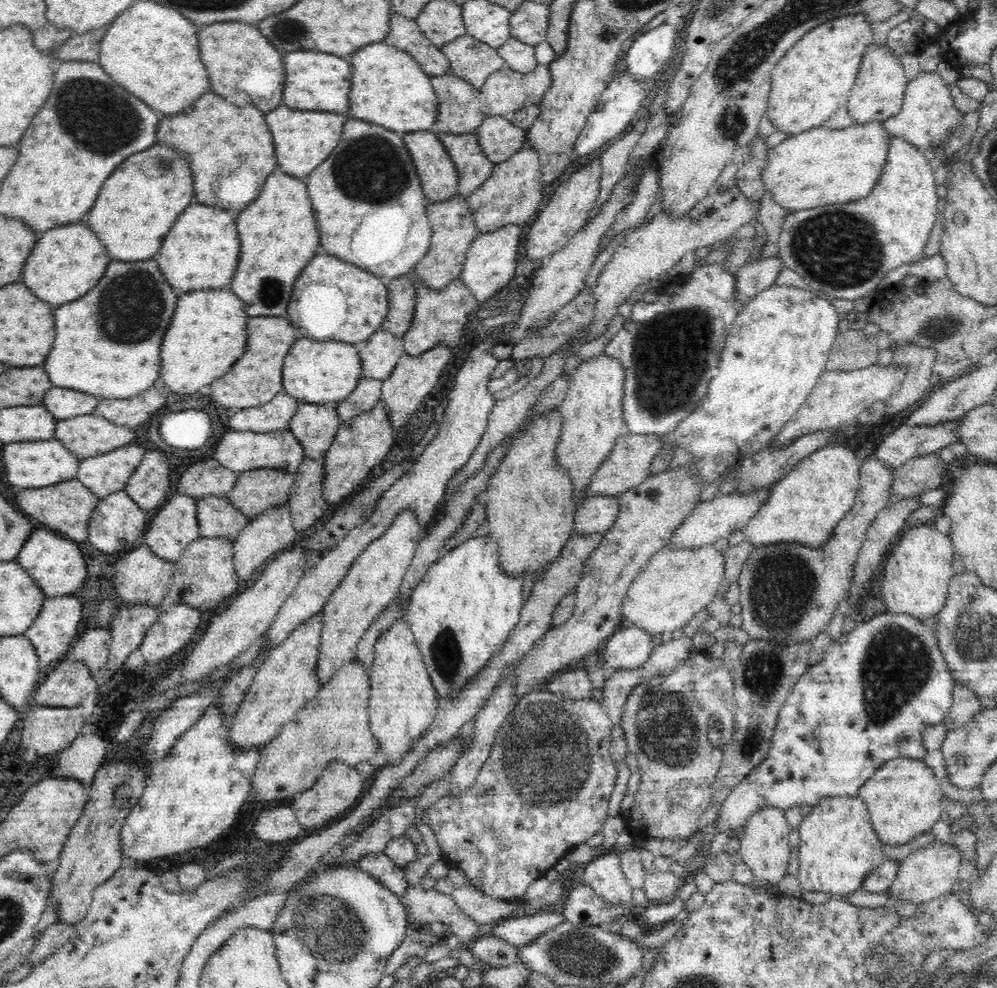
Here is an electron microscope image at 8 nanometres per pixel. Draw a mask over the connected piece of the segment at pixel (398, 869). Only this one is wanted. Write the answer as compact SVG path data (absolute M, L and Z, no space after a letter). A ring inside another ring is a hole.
M386 853L366 854L356 862L358 868L372 875L380 884L401 896L406 894L409 882L402 867L390 860Z

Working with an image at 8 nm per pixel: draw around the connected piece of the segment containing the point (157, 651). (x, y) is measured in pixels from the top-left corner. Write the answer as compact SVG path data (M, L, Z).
M168 603L159 614L159 620L147 630L138 650L146 662L152 664L180 652L186 644L192 642L201 618L199 609Z

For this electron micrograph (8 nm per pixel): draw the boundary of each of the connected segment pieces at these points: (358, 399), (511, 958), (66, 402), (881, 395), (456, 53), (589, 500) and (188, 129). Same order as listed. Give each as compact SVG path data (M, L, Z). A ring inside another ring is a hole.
M362 376L358 386L348 398L334 404L340 420L348 422L354 416L360 416L366 410L372 410L376 402L381 400L383 380L376 380Z
M484 933L468 946L472 956L483 963L488 963L490 968L510 966L518 962L520 954L518 948L519 946L514 946L490 933Z
M53 386L46 392L41 404L57 419L68 419L92 415L96 406L100 404L100 397Z
M874 363L866 368L858 368L852 372L843 370L824 370L806 402L788 419L782 430L773 438L769 446L784 446L794 442L796 438L826 429L838 430L845 424L854 422L860 414L872 406L874 402L884 402L892 396L900 386L905 366Z
M468 34L444 44L441 50L450 61L449 73L478 91L496 70L506 67L495 48Z
M594 495L588 496L584 502L577 504L574 512L574 526L572 526L572 535L587 535L596 531L606 531L618 518L620 514L620 496L619 495Z
M206 94L192 110L178 114L178 118L162 116L156 133L158 146L176 149L191 164L194 203L225 209L234 218L262 194L268 174L278 166L274 139L264 112L238 108L218 94Z

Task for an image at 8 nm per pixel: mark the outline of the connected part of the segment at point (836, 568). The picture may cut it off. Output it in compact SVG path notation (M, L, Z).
M874 453L867 456L860 464L860 488L854 506L850 512L836 524L834 534L830 541L820 548L810 548L803 544L766 544L750 546L754 553L749 557L737 578L740 586L739 603L742 605L742 629L750 635L751 640L762 640L778 645L792 645L793 643L812 644L816 637L823 631L827 631L831 620L835 617L839 602L846 601L853 584L854 570L860 553L860 548L866 538L866 530L874 522L876 514L889 506L894 482L894 468L882 463Z

